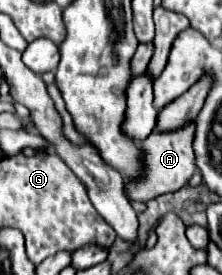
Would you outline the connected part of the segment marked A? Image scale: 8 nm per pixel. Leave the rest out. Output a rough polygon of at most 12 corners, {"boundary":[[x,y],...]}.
{"boundary":[[194,124],[152,132],[140,144],[142,174],[130,200],[188,186],[196,172]]}

